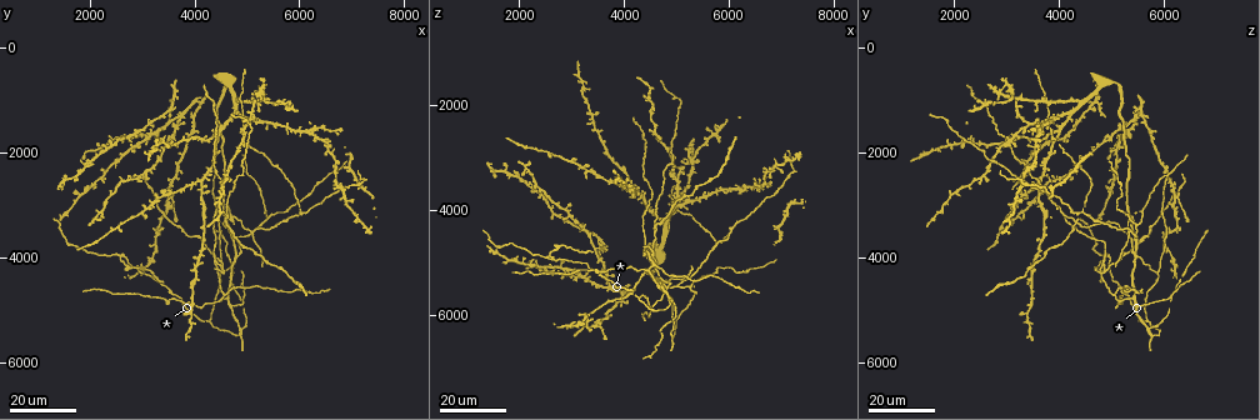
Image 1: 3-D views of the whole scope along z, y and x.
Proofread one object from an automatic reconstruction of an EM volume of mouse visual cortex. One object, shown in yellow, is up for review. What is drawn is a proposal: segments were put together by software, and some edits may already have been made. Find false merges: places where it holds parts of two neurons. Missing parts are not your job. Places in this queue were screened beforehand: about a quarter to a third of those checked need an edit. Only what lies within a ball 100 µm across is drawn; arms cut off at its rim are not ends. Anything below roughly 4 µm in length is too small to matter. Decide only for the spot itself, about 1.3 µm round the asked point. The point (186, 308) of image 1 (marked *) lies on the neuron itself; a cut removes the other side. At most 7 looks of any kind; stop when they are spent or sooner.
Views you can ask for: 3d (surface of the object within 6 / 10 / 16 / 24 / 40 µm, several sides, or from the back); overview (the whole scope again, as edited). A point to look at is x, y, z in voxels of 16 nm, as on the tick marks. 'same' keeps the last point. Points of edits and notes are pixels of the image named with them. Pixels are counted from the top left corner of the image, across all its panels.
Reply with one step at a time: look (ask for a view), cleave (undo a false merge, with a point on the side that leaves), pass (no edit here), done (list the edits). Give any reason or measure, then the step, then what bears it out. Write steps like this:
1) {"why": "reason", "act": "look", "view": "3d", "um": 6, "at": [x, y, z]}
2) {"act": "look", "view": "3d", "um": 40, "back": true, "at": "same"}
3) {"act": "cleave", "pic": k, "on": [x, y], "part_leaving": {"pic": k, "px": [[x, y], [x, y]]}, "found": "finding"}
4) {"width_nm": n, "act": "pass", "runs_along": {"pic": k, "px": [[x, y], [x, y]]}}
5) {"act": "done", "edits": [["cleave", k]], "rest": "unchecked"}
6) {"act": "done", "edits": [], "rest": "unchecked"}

{"why": "four or more arms meet", "act": "look", "view": "3d", "um": 24, "at": [3500, 2850, 6200]}

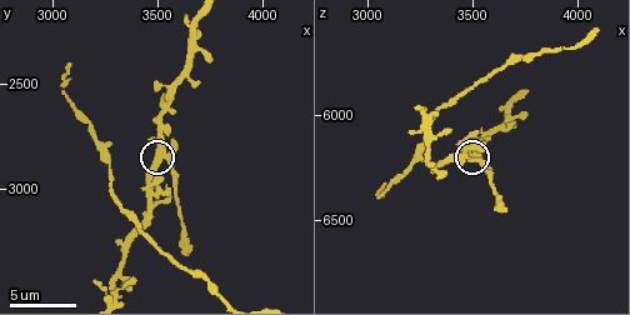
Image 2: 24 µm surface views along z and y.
{"why": "zoom in", "act": "look", "view": "3d", "um": 10, "at": "same"}

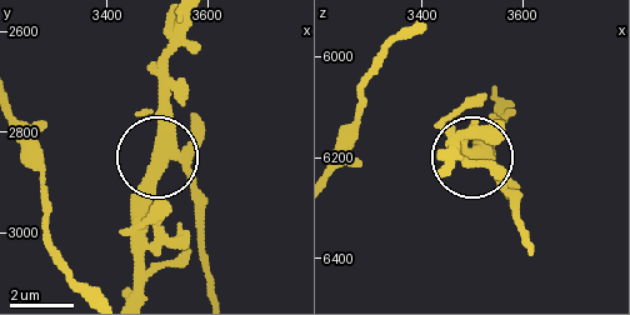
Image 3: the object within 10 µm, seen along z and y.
{"act": "look", "view": "3d", "um": 10, "back": true, "at": "same"}

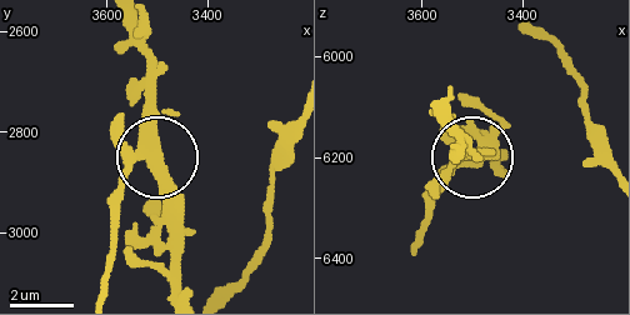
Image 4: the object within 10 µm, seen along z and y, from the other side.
{"act": "pass", "runs_along": {"pic": 4, "px": [[126, 23], [145, 64], [148, 158], [124, 176], [115, 214]]}, "found": "all the same neuron"}

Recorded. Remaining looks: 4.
{"act": "look", "view": "3d", "um": 24, "at": [4550, 3350, 4350]}

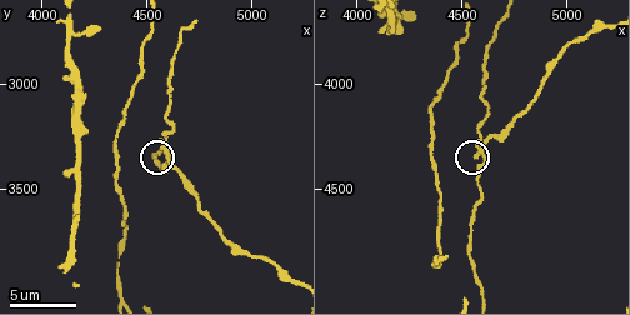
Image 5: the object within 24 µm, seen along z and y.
{"act": "look", "view": "3d", "um": 10, "at": [4590, 3330, 4320]}

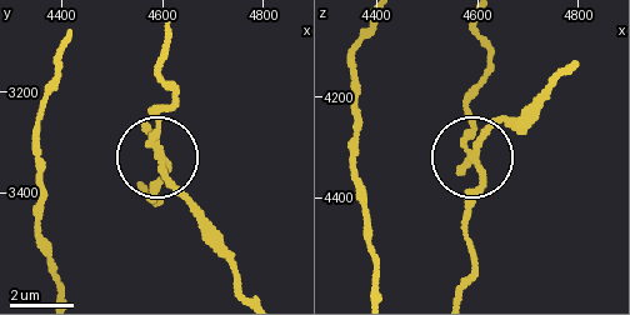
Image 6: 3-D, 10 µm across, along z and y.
{"act": "cleave", "pic": 6, "on": [174, 186], "part_leaving": {"pic": 6, "px": [[160, 155], [238, 289]]}, "found": "a second neuron is stuck on"}

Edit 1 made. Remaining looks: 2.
{"act": "done", "edits": [["cleave", 6]], "rest": "unchecked"}

